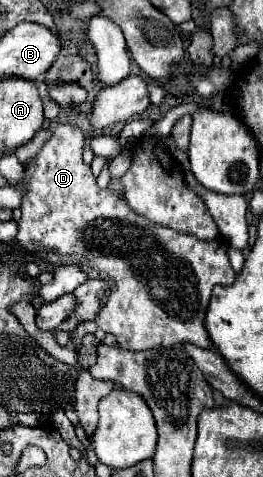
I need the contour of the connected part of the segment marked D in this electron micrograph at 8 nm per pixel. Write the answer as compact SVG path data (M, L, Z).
M59 124L55 130L53 130L53 136L51 140L47 140L41 148L41 152L29 162L29 166L25 168L25 176L21 182L27 184L27 192L23 196L23 202L21 202L21 220L17 222L19 224L19 232L17 232L17 242L27 248L27 252L31 252L39 262L45 262L45 264L51 264L55 268L59 266L65 266L65 264L71 264L71 266L77 266L81 268L87 278L103 278L109 288L111 288L111 298L109 302L99 310L95 322L97 326L103 330L103 332L111 332L115 334L117 342L191 342L199 348L211 348L213 344L209 344L209 336L205 334L205 312L207 312L207 304L209 304L209 296L211 296L211 290L213 286L217 284L231 284L235 280L237 274L231 268L229 264L229 258L227 258L227 242L221 240L221 238L215 238L215 240L199 240L195 238L193 234L183 234L183 232L177 232L173 228L167 228L163 224L155 224L155 222L149 222L147 218L135 214L129 206L127 206L127 200L123 198L123 194L111 190L111 188L99 188L97 186L97 178L91 174L91 168L83 162L81 158L81 152L83 152L83 134L77 126L69 126L69 124Z

